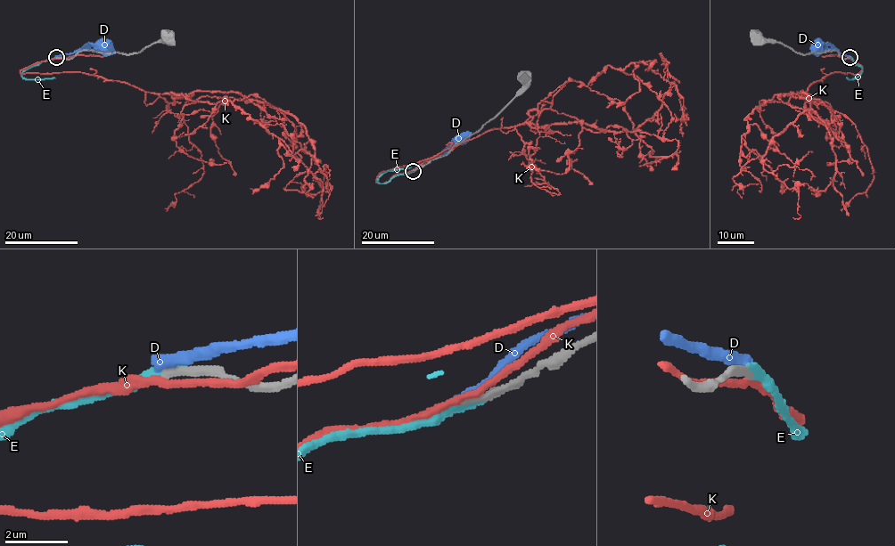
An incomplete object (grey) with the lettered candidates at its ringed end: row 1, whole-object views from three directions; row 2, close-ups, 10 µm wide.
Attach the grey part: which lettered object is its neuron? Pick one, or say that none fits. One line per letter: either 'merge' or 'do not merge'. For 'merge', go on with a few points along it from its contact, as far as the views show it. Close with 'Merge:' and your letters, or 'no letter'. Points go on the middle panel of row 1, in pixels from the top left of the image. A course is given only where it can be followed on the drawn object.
D: do not merge
E: merge; it runs (414, 171), (398, 175), (383, 183), (377, 181), (388, 171), (411, 167)
K: do not merge
Merge: E

